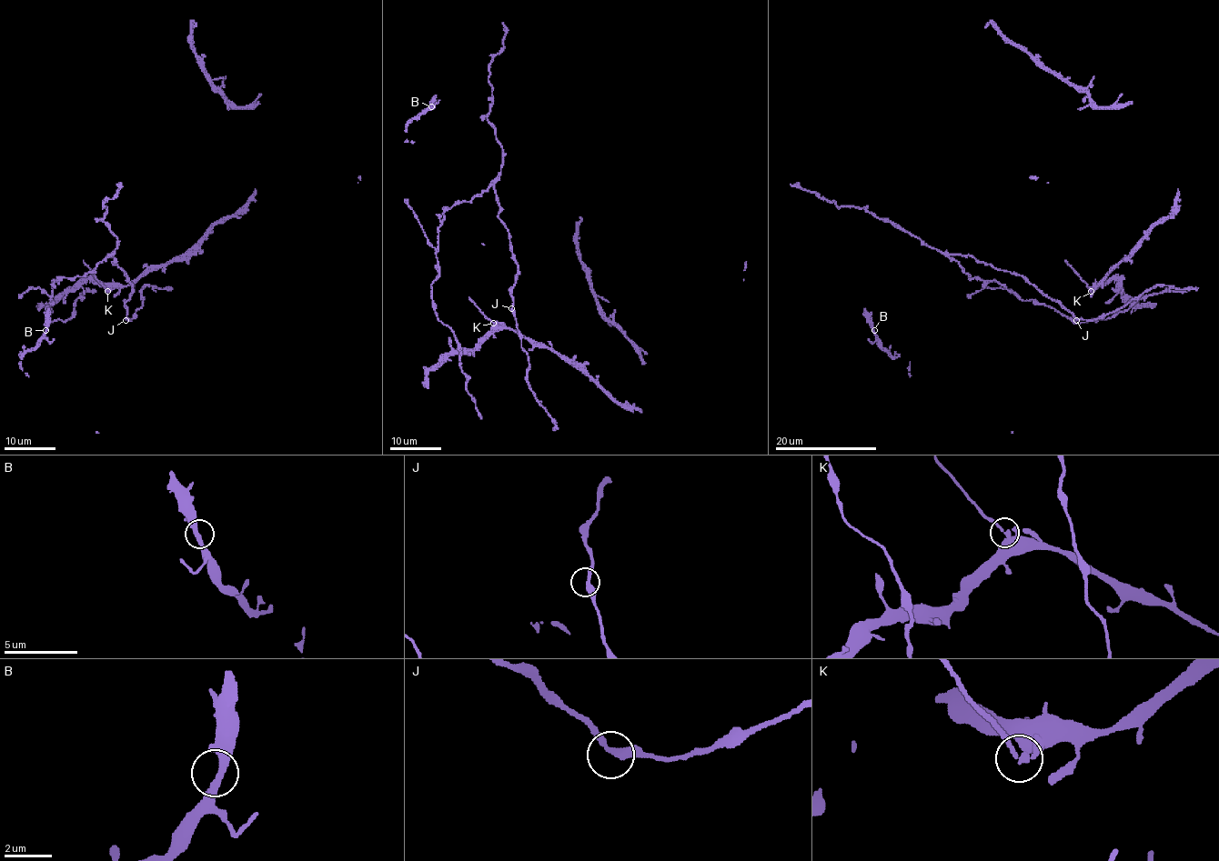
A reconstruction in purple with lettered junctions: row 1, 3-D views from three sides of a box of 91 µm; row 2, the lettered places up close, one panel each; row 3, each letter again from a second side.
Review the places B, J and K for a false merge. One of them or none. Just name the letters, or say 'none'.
K

